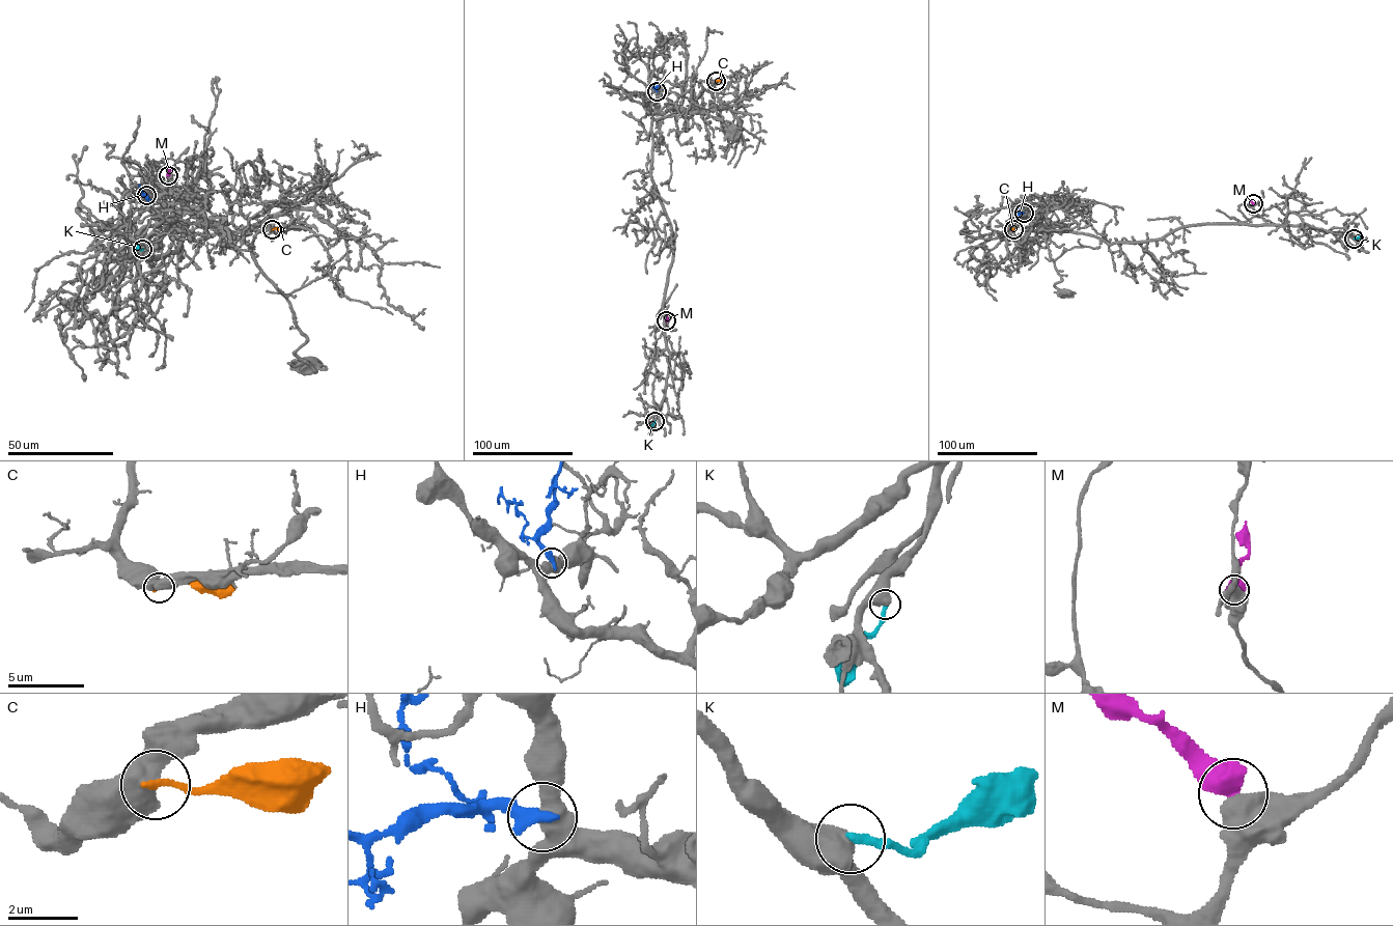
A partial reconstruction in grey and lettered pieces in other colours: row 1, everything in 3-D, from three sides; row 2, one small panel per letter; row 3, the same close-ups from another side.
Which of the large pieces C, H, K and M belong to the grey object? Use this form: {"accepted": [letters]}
{"accepted": []}

